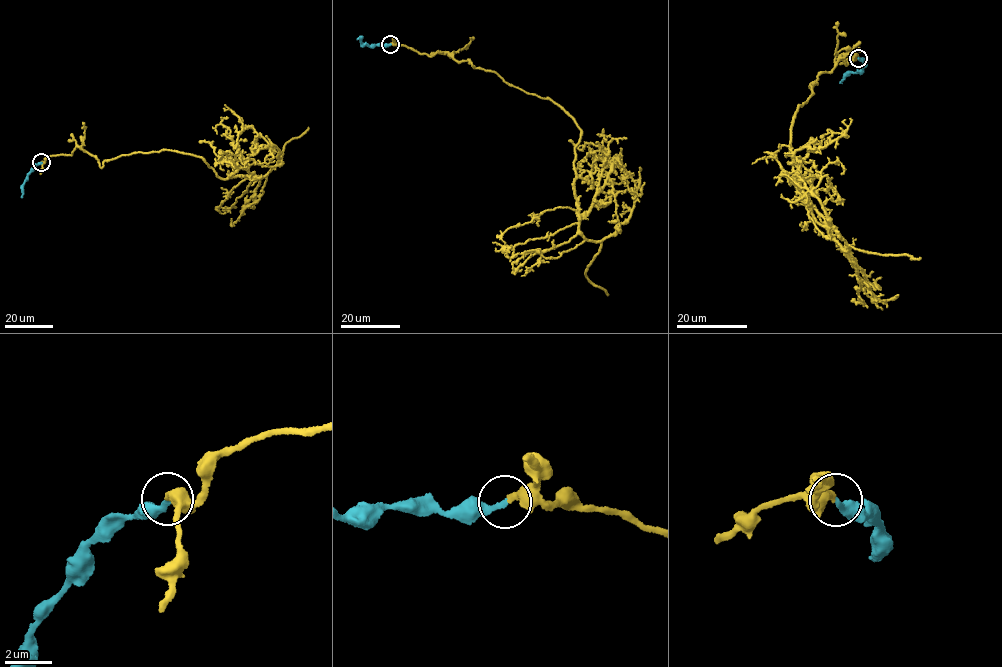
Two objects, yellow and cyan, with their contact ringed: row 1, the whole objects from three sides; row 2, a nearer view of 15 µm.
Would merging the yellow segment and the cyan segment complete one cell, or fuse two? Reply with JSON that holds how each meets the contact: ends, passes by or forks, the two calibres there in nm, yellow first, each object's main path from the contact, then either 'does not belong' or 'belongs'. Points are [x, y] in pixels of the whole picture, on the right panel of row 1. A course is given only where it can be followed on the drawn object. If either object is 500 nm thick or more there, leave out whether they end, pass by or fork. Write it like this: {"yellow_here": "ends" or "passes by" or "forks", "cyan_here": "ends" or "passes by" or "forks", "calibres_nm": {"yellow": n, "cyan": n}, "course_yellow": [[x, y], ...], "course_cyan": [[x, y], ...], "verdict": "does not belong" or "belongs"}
{"yellow_here": "ends", "cyan_here": "ends", "calibres_nm": {"yellow": 420, "cyan": 240}, "course_yellow": [[858, 58], [840, 55], [811, 83], [790, 130], [800, 196], [848, 251], [813, 189], [826, 175], [842, 200]], "course_cyan": [[858, 58], [864, 61], [865, 66], [857, 73], [851, 72], [842, 83]], "verdict": "belongs"}

